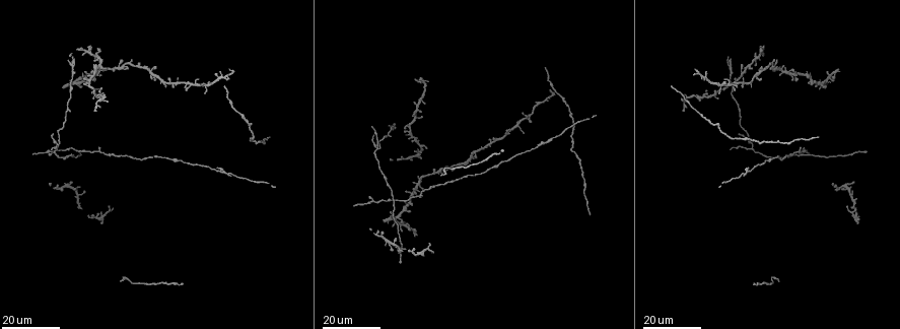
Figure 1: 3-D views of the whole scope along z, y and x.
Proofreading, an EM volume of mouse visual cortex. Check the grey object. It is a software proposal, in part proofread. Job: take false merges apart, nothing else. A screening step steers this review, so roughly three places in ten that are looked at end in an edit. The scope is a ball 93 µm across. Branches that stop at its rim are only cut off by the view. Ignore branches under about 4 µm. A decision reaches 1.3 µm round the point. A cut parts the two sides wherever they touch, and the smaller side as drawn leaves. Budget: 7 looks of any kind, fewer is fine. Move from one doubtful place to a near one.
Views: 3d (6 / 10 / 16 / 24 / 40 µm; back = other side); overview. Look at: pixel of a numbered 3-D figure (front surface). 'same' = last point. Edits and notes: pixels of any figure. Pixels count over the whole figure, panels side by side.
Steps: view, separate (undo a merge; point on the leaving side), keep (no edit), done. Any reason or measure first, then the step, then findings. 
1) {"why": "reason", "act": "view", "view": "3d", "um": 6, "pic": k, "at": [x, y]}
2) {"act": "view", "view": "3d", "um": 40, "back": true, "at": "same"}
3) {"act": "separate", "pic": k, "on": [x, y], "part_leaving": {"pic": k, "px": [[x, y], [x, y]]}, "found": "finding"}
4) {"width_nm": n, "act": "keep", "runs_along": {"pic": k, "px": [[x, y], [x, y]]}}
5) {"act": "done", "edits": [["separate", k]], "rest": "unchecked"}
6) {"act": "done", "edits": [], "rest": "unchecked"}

{"act": "view", "view": "3d", "um": 24, "pic": 1, "at": [494, 166]}

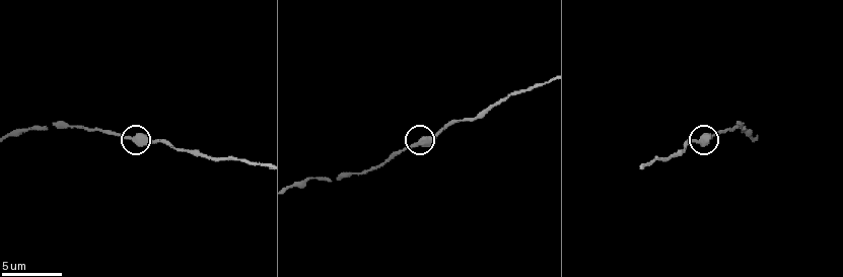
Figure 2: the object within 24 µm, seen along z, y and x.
{"why": "closer look", "act": "view", "view": "3d", "um": 10, "pic": 2, "at": [414, 145]}

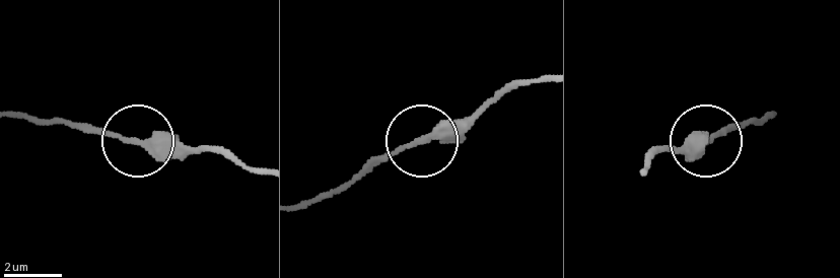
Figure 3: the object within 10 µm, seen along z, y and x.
{"act": "keep", "found": "continuous, no second neuron"}

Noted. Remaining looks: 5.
{"act": "view", "view": "3d", "um": 16, "pic": 1, "at": [432, 174]}

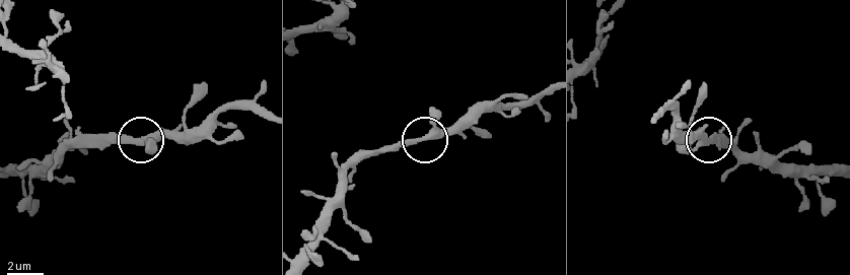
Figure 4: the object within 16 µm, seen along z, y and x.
{"act": "view", "view": "3d", "um": 6, "pic": 4, "at": [434, 138]}

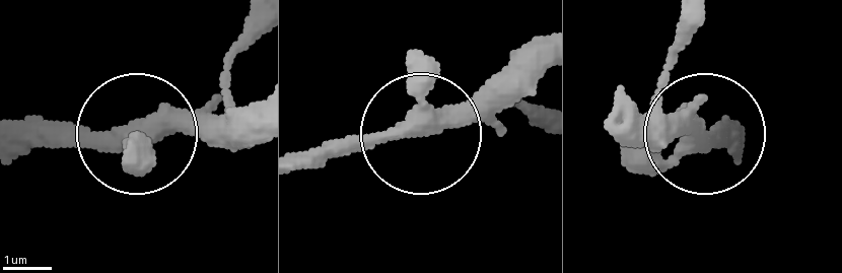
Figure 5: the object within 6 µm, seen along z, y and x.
{"arms": 3, "act": "keep", "found": "all the same neuron"}

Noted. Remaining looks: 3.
{"act": "view", "view": "3d", "um": 16, "pic": 1, "at": [731, 72]}

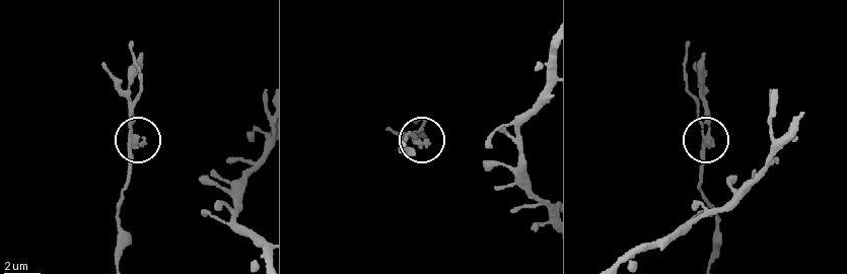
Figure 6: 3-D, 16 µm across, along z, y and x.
{"act": "view", "view": "3d", "um": 10, "pic": 6, "at": [709, 142]}

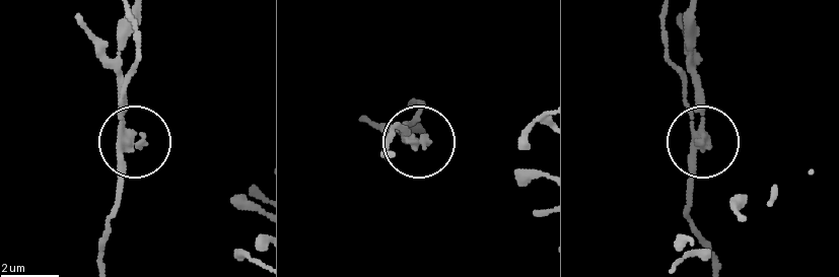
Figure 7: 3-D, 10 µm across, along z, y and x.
{"width_nm": 230, "act": "separate", "pic": 7, "on": [695, 96], "found": "two neurons meet here"}

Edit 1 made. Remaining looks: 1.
{"act": "done", "edits": [["separate", 7]], "rest": "unchecked"}

